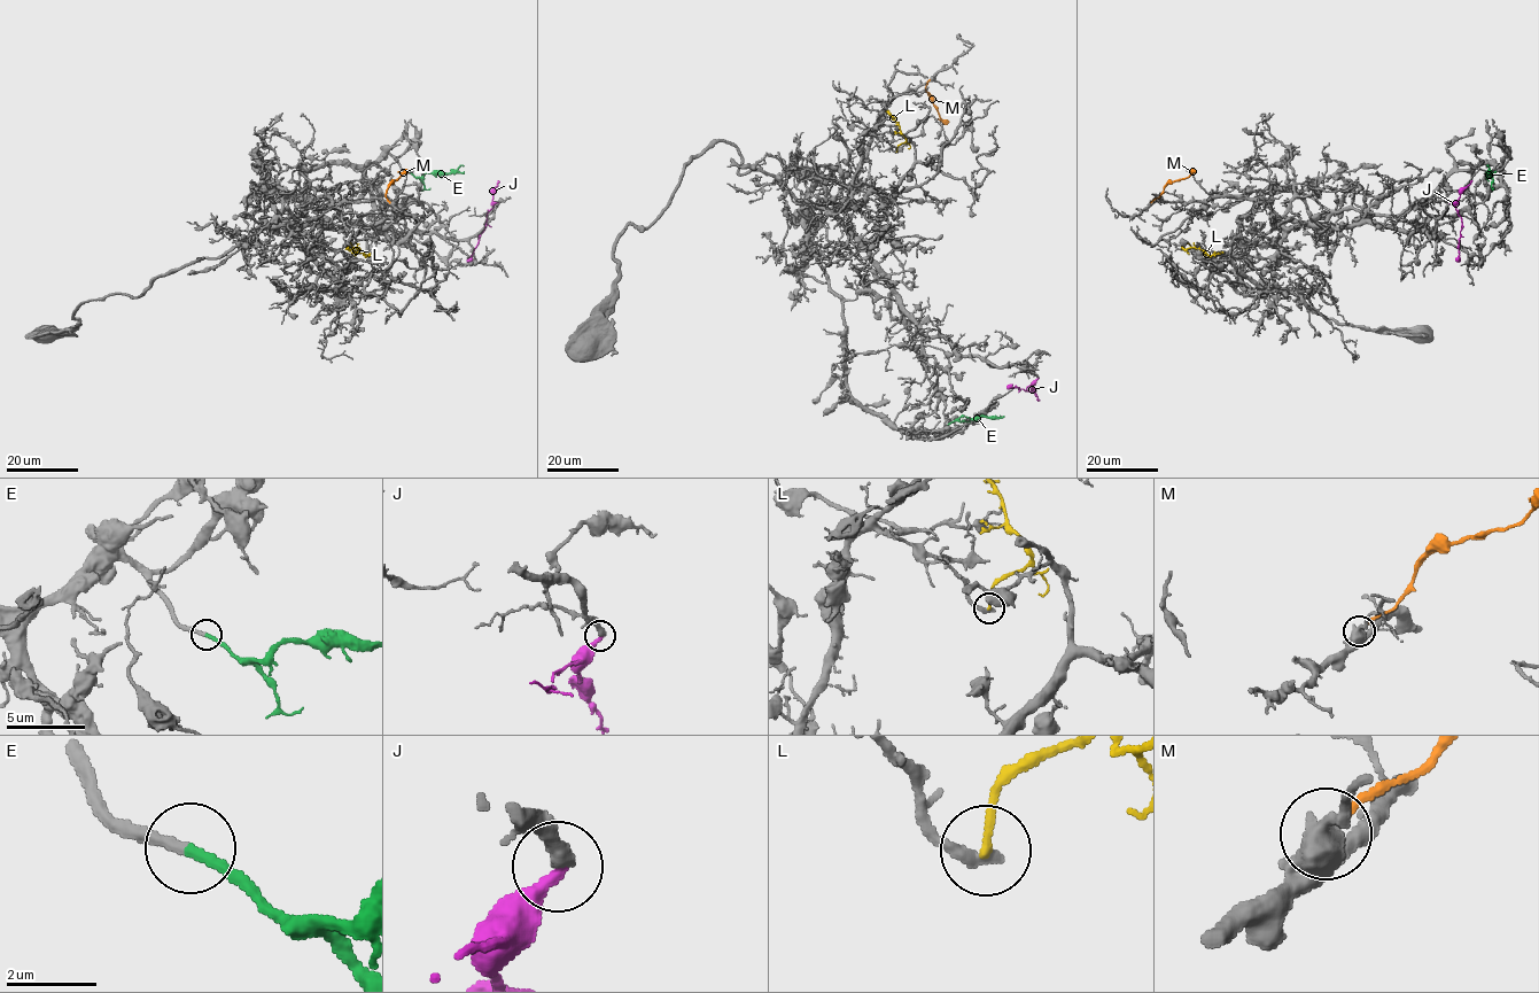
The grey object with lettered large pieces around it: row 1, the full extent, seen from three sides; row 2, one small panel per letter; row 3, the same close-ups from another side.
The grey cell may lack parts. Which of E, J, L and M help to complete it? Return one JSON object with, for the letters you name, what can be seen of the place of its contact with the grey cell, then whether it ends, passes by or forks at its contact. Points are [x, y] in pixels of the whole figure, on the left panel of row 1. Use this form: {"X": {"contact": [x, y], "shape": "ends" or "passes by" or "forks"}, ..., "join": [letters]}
{"E": {"contact": [407, 171], "shape": "ends"}, "join": ["E"]}

